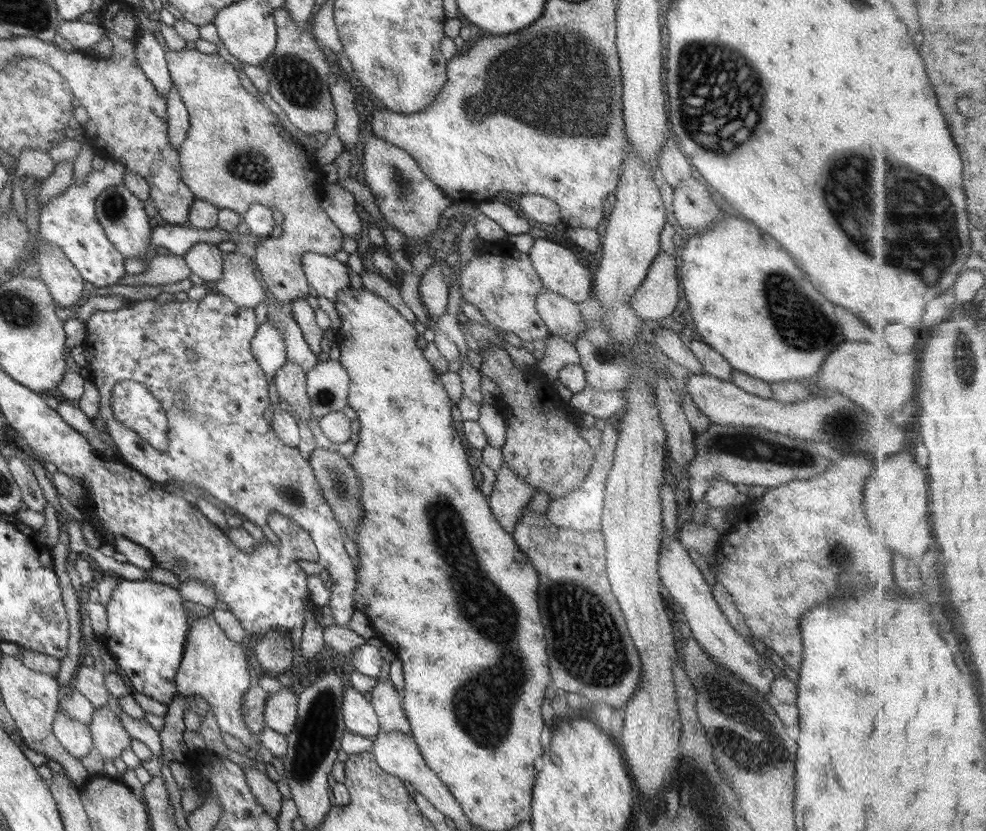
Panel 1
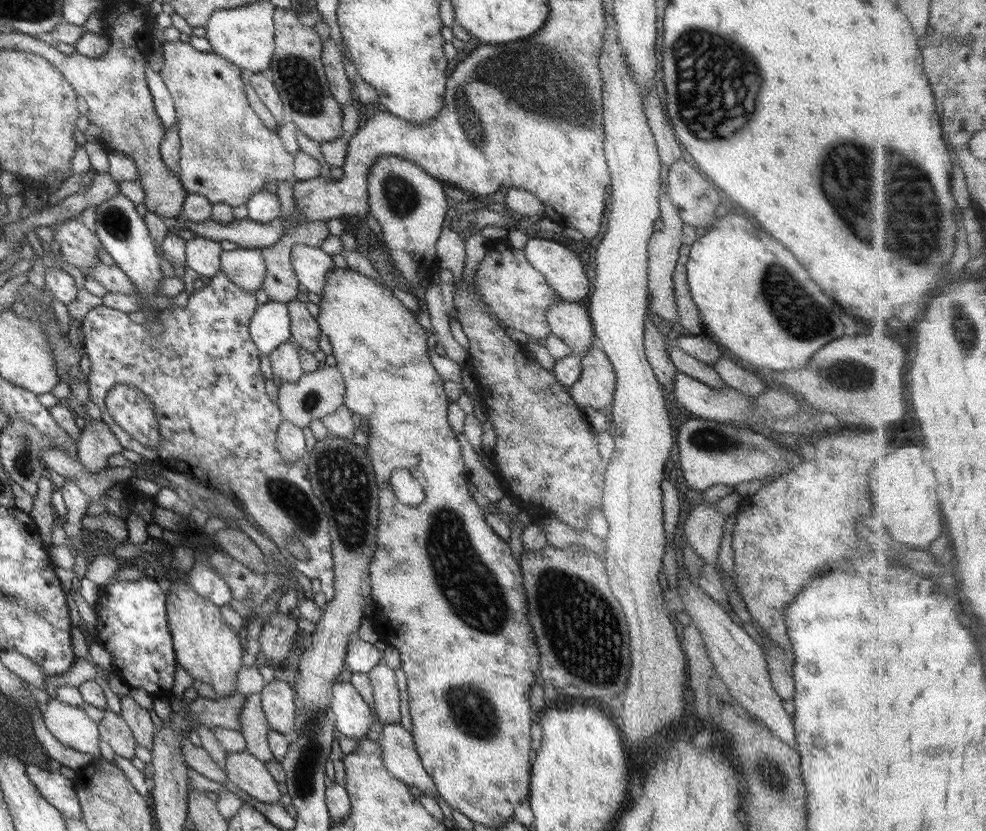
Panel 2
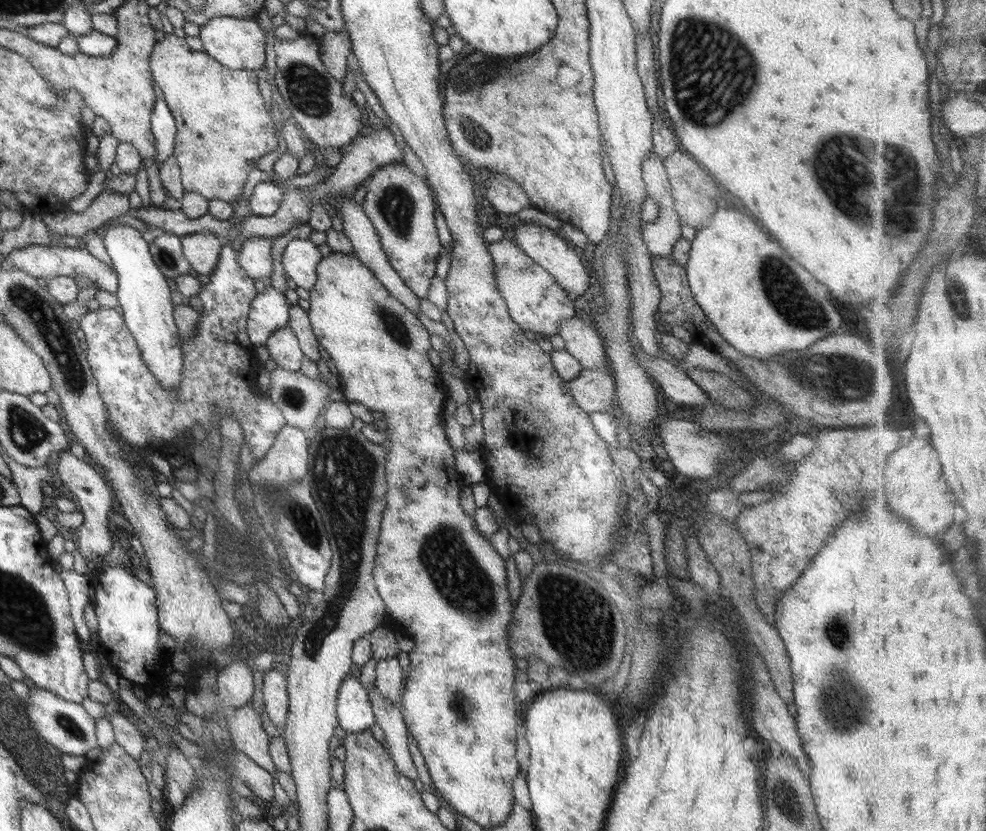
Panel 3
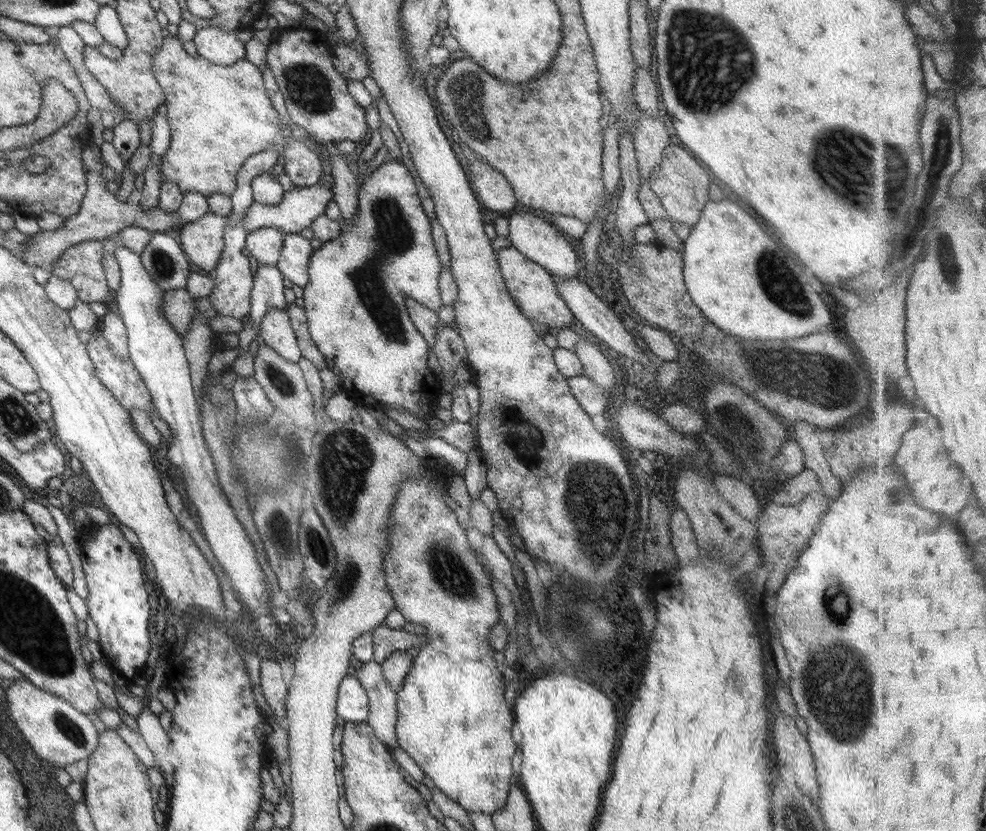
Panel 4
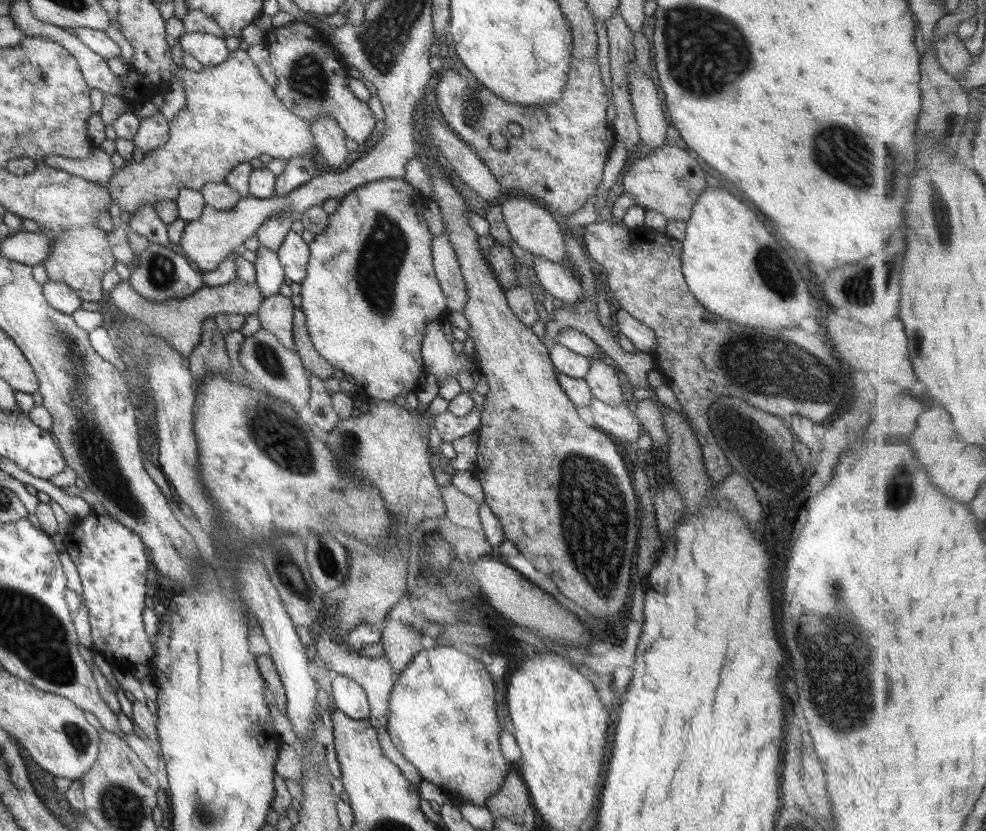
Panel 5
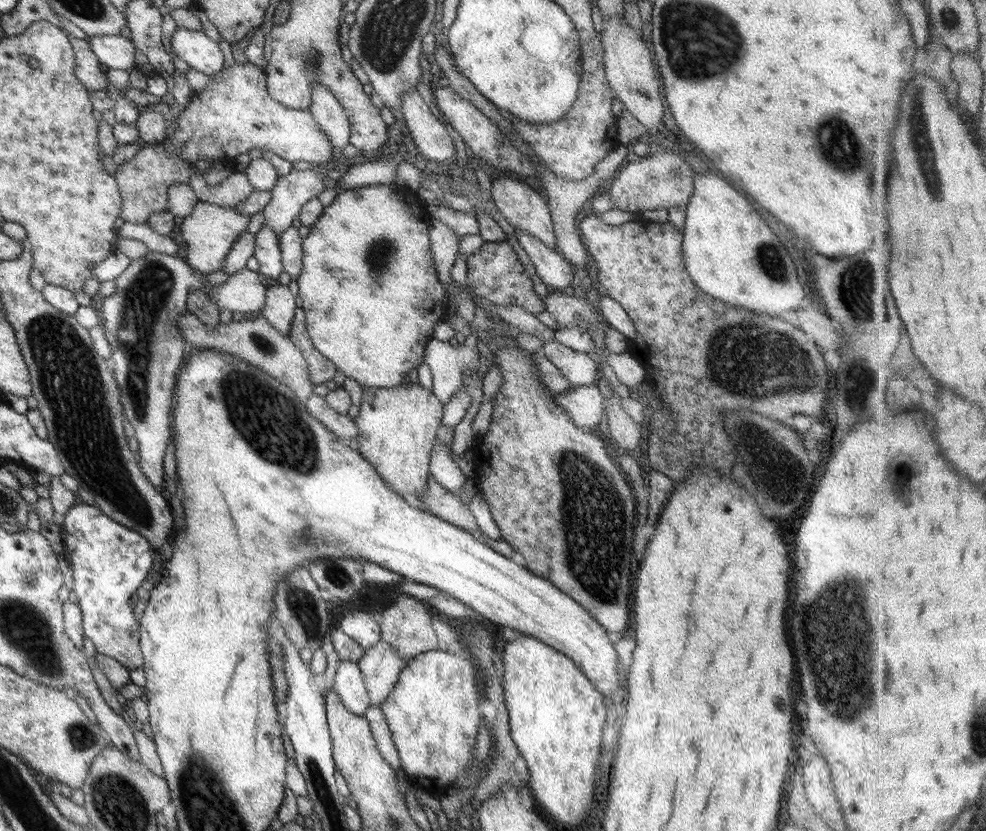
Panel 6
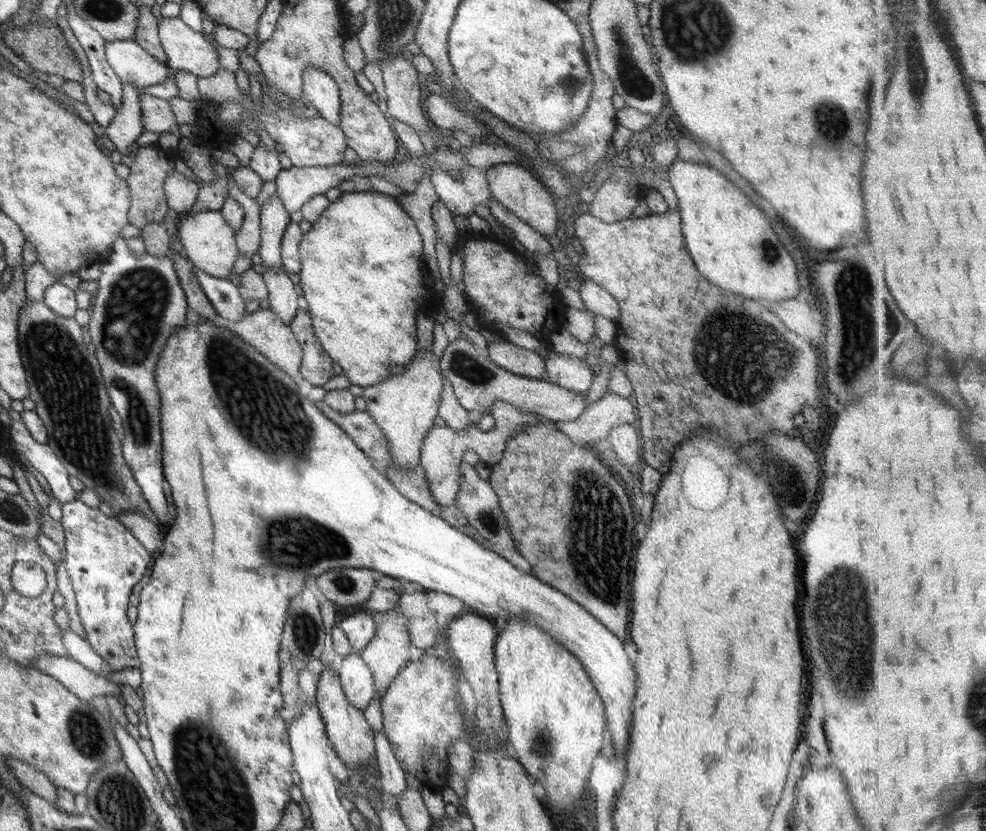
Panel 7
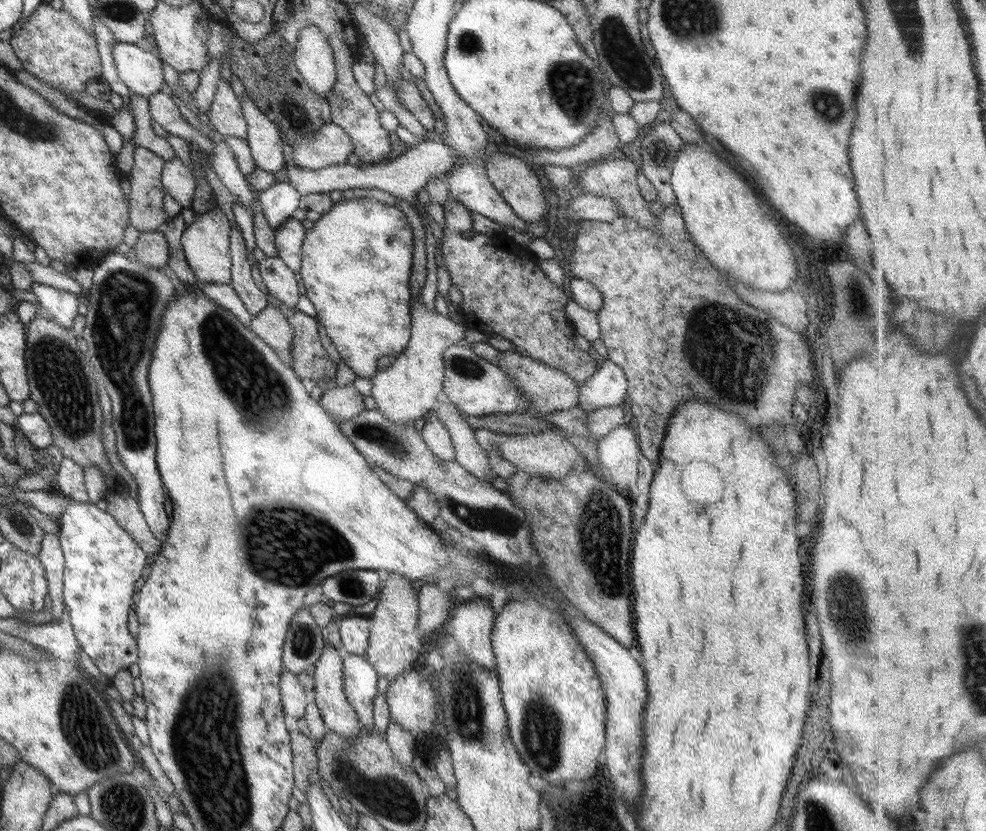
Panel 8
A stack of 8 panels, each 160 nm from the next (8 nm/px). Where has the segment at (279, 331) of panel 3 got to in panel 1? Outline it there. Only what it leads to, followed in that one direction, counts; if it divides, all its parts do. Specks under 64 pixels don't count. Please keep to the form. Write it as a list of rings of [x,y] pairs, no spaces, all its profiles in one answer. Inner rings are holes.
[[[285,360],[283,366],[275,372],[273,383],[278,396],[281,396],[293,409],[295,413],[293,418],[307,422],[313,416],[310,416],[310,410],[308,409],[309,403],[308,398],[306,398],[305,379],[305,372],[297,364]]]

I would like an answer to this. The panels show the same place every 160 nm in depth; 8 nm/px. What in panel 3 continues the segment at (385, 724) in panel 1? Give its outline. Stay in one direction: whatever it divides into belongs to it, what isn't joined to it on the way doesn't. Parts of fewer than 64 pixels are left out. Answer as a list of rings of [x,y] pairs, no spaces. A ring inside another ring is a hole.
[[[396,657],[376,661],[373,686],[378,690],[377,694],[381,694],[387,702],[399,705],[402,694],[401,678],[403,675]]]

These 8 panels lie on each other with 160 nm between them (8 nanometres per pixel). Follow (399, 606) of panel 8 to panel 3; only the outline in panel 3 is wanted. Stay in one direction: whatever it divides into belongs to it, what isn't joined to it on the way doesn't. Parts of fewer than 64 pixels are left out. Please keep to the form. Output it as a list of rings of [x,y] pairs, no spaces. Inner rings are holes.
[[[374,686],[368,692],[366,696],[372,709],[374,724],[385,735],[385,742],[389,748],[388,756],[395,770],[411,781],[416,780],[418,776],[407,751],[407,730],[398,704],[387,702],[381,694],[377,694],[378,690]]]

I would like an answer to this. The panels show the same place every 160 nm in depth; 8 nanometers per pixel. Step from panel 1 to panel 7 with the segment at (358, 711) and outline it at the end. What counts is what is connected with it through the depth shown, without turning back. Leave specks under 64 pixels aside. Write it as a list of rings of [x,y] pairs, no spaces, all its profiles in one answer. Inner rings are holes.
[[[349,653],[335,664],[343,695],[347,702],[363,711],[371,699],[375,698],[374,678],[369,667],[358,653]]]

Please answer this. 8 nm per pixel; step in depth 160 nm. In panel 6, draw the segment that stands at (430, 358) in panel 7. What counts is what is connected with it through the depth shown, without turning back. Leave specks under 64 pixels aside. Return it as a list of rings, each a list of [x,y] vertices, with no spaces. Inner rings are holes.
[[[419,383],[381,388],[362,387],[359,411],[354,418],[360,435],[350,444],[401,498],[405,494],[419,498],[425,490],[426,478],[430,476],[429,453],[441,425],[442,406],[431,391]]]

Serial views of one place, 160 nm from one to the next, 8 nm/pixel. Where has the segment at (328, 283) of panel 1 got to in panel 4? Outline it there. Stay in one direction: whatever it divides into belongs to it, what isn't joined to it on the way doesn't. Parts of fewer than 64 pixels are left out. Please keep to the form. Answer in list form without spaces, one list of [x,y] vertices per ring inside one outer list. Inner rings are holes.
[[[287,234],[276,267],[293,285],[305,288],[309,282],[307,267],[313,254],[310,242],[299,234]]]

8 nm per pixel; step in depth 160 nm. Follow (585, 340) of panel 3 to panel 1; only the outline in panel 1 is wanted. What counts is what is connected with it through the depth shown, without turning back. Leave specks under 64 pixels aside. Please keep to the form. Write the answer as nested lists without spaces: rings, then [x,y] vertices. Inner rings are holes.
[[[541,288],[535,297],[535,308],[549,335],[564,341],[571,340],[572,343],[584,336],[585,326],[579,309],[567,298]]]

